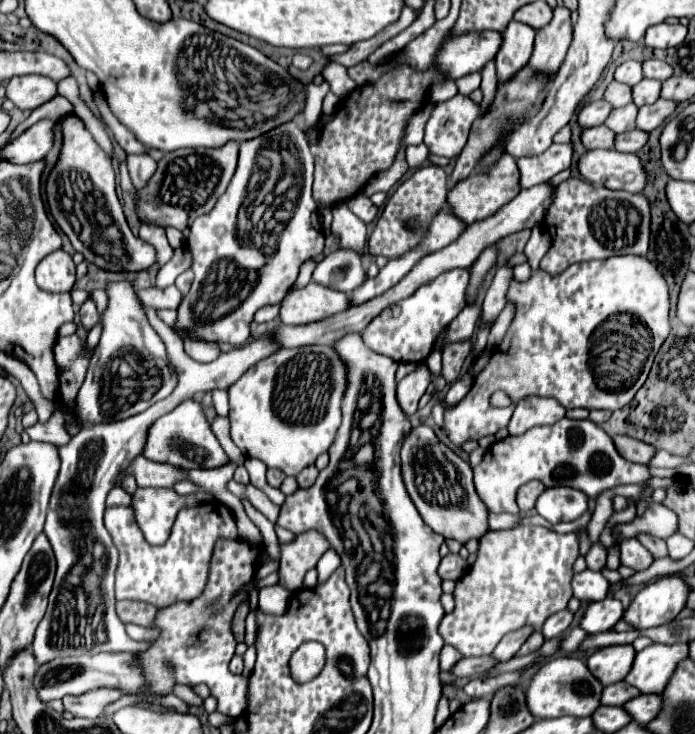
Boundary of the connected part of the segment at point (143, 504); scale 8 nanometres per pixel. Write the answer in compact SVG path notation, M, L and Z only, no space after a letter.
M138 488L132 496L132 508L144 538L158 546L168 540L180 508L211 500L213 497L205 491L196 492L194 496L180 496L172 488Z

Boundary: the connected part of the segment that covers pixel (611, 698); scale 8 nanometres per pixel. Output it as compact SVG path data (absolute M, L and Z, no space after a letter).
M616 682L612 686L606 686L602 692L602 704L604 706L624 706L628 700L640 696L638 688L632 688L630 684Z

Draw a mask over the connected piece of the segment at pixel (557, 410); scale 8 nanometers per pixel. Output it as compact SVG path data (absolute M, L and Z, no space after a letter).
M528 396L516 404L514 414L510 418L510 424L508 424L508 432L522 434L534 426L554 424L564 416L566 416L566 408L562 404L558 404L558 400Z

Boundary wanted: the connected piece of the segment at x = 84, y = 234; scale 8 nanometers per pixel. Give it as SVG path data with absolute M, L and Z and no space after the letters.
M68 114L62 120L62 132L62 154L46 182L48 206L54 220L70 238L74 250L84 254L88 262L112 272L146 270L156 262L156 252L150 244L136 238L128 228L122 204L114 188L112 160L102 152L102 148L96 144L76 114Z

